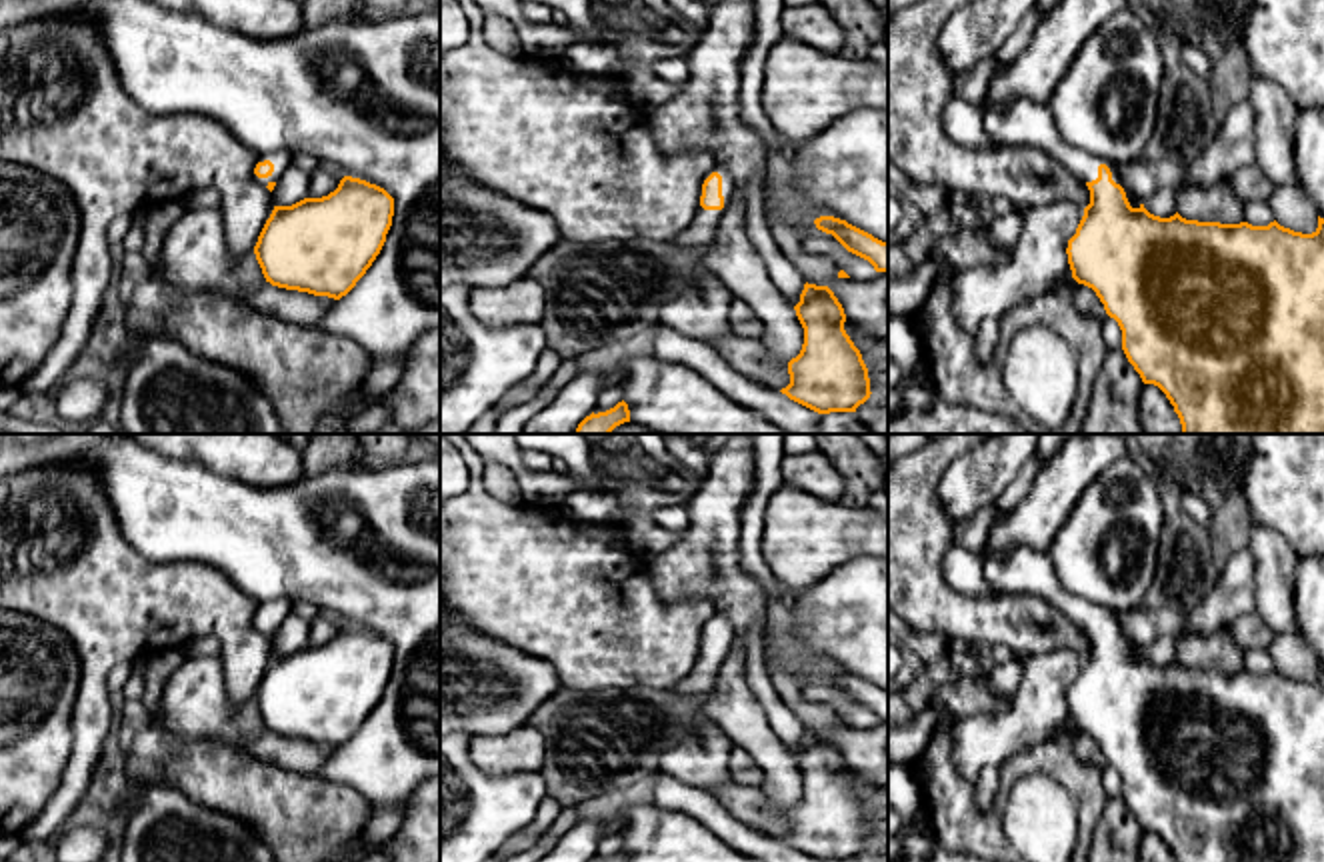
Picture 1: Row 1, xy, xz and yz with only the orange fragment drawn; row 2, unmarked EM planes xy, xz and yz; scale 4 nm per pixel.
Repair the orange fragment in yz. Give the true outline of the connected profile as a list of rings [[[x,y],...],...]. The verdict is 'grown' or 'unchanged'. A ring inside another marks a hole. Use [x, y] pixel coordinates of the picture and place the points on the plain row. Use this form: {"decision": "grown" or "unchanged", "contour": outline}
{"decision": "grown", "contour": [[[1026,546],[1006,558],[982,560],[988,588],[996,594],[1030,594],[1048,600],[1090,638],[1090,652],[1068,688],[1072,726],[1096,740],[1122,778],[1122,798],[1144,832],[1158,834],[1176,862],[1324,862],[1324,666],[1312,682],[1276,668],[1268,674],[1220,672],[1150,662],[1132,656],[1120,634],[1118,612],[1068,592],[1048,552]]]}

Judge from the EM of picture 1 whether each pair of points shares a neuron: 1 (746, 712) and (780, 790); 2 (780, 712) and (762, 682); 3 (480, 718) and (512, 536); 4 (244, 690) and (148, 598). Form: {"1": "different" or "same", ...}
{"1": "same", "2": "same", "3": "different", "4": "same"}

